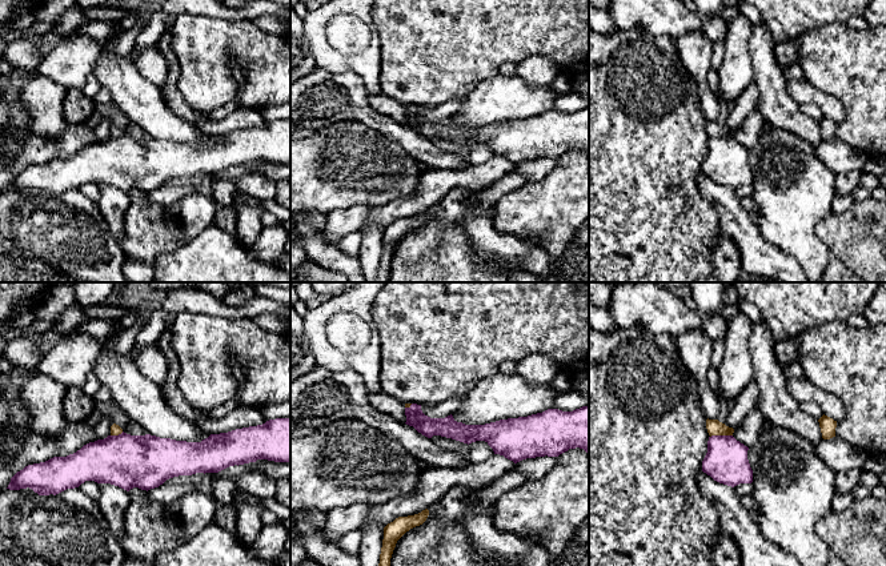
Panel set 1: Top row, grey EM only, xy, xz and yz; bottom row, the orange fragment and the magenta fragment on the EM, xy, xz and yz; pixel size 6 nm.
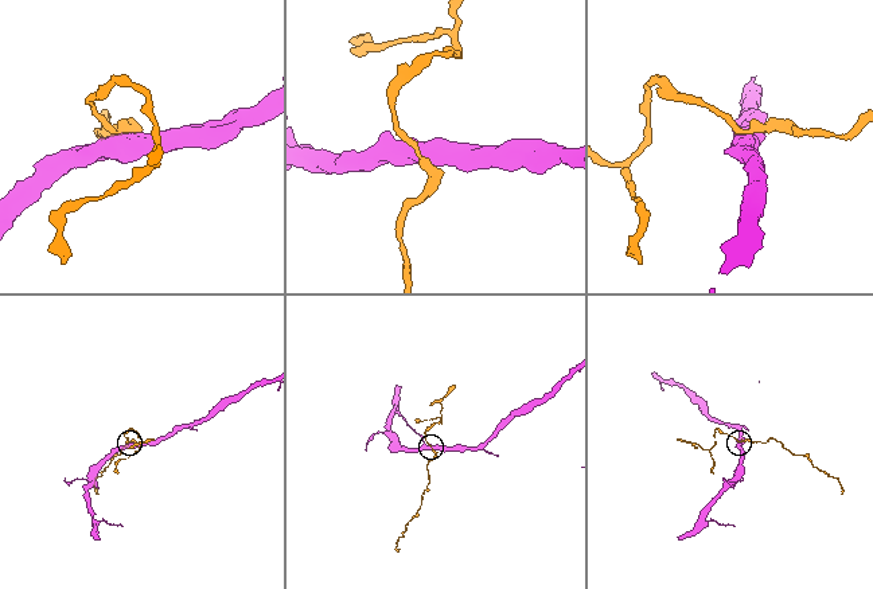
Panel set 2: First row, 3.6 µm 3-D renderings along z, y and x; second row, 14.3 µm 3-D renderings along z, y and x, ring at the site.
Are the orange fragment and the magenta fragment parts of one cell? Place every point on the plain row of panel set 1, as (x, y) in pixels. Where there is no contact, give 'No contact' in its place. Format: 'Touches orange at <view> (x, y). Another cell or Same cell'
Touches orange at yz (721, 136). Another cell

